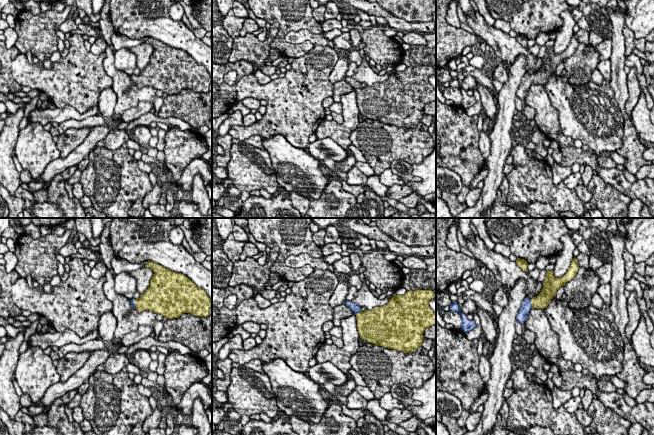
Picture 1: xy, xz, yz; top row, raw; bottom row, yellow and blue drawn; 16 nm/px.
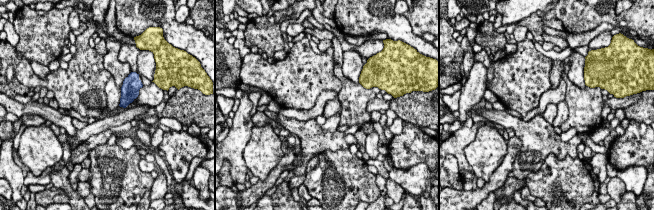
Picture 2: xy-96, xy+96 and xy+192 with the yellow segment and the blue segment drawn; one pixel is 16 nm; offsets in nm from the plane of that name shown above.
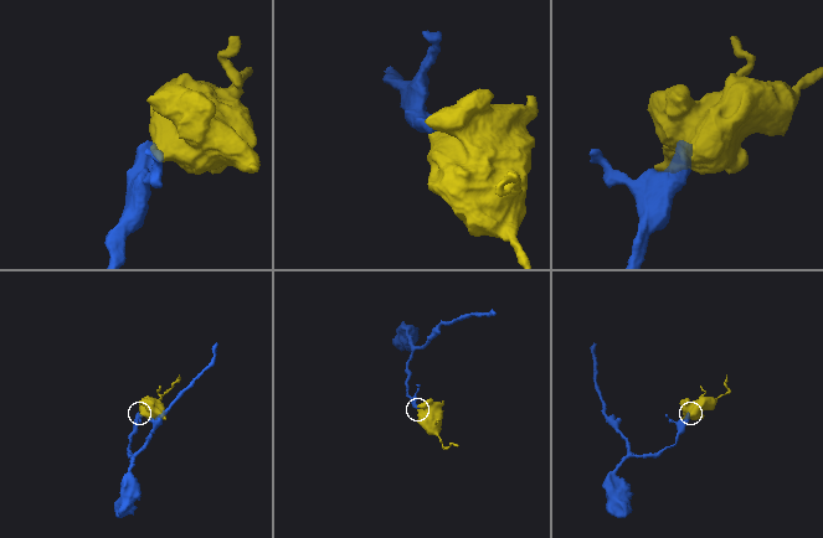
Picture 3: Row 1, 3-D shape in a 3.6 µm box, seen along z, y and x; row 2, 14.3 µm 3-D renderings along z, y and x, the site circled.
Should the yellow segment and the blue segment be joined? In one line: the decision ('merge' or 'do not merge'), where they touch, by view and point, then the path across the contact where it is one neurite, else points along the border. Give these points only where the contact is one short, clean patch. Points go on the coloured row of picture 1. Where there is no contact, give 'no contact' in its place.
merge; contact yz (531, 302); way yz (542, 300), (540, 302), (531, 302), (526, 305)

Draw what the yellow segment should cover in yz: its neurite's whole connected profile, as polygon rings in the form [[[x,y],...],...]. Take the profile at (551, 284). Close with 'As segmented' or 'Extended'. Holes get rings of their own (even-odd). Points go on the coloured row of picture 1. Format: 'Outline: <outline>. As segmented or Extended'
Outline: [[[572,259],[570,268],[567,273],[561,278],[555,278],[552,271],[546,272],[546,278],[543,281],[543,289],[541,292],[532,299],[526,297],[521,303],[520,310],[516,316],[516,320],[519,323],[523,323],[527,320],[528,314],[531,308],[544,309],[548,306],[553,297],[556,296],[557,290],[570,280],[572,280],[578,272],[579,265],[577,259]]]. Extended

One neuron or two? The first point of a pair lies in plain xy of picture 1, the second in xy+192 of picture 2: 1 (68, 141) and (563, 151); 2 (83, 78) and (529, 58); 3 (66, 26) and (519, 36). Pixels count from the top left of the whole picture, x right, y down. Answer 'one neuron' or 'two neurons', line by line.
1: two neurons
2: one neuron
3: one neuron

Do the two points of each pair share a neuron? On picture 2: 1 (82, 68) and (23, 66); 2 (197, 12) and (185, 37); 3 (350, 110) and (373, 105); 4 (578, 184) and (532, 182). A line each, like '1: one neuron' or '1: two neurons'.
1: one neuron
2: two neurons
3: two neurons
4: one neuron

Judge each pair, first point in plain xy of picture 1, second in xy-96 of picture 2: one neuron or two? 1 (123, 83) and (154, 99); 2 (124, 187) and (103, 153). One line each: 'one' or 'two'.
1: one
2: one

